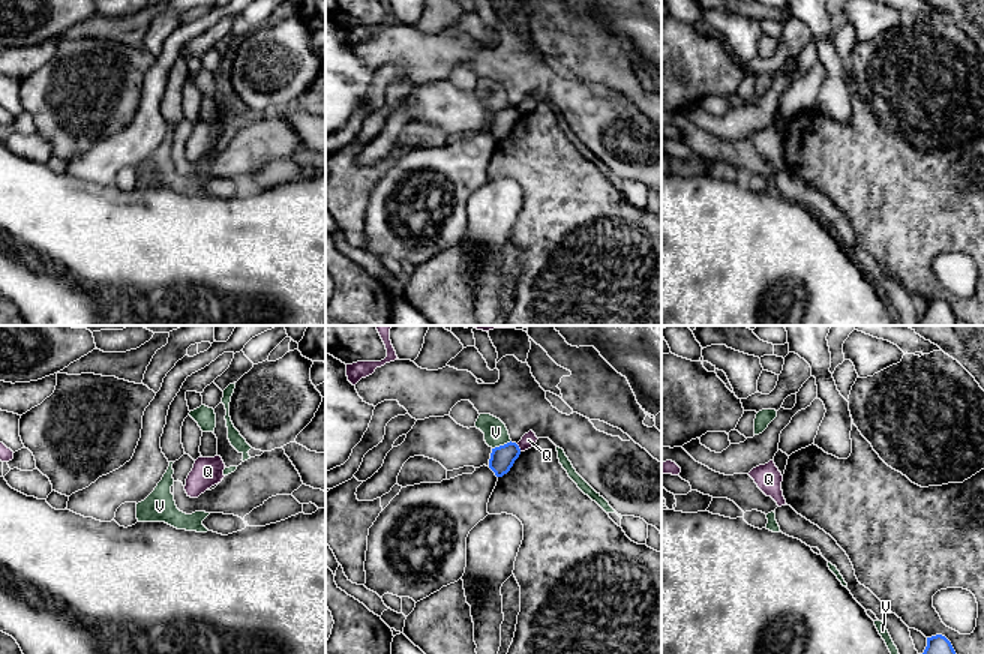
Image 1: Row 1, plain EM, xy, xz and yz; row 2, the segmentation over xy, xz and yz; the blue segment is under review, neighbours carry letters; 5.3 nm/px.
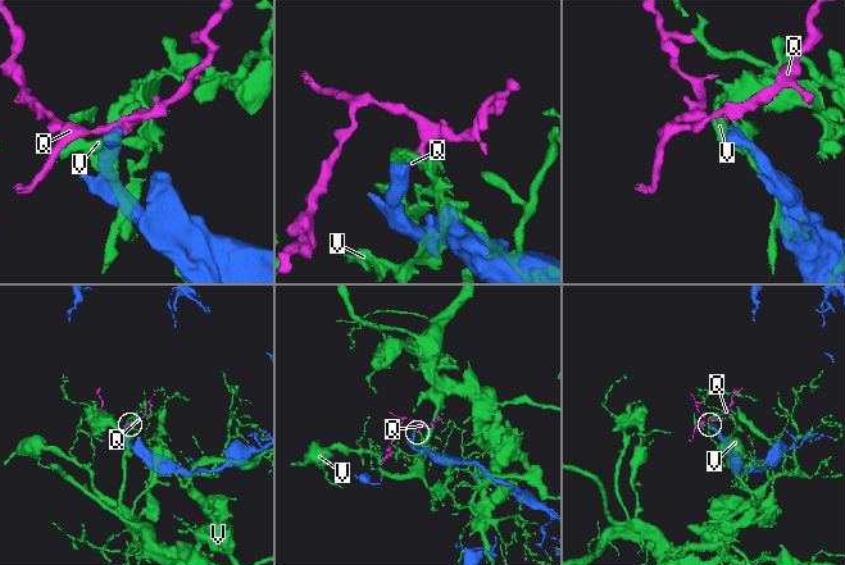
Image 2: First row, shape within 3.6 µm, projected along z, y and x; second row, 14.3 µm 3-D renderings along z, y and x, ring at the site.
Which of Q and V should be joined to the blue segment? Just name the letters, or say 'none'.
none

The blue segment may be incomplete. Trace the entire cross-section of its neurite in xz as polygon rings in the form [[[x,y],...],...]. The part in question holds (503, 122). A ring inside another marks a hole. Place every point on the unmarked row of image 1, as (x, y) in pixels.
[[[512,105],[504,110],[495,111],[490,117],[489,132],[495,136],[496,141],[502,141],[510,135],[519,118],[519,110]]]

